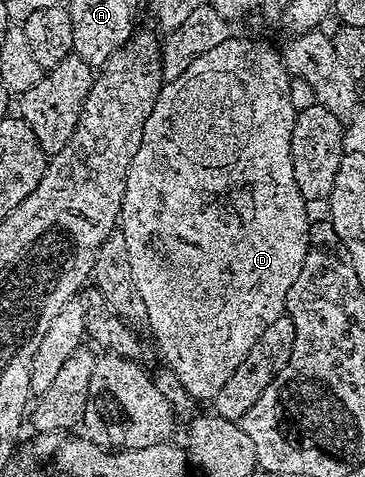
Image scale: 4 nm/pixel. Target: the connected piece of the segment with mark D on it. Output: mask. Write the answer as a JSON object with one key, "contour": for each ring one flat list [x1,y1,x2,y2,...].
{"contour":[[269,44,258,47,258,53,246,53,244,65,230,63,204,63,192,65,180,73,180,77,163,82,162,92,154,100,154,108,144,125,144,137,140,149,136,149,136,157,130,166,128,181,124,189,122,214,120,216,120,233,124,237,124,245,128,245,128,265,132,265,132,281,144,297,144,309,148,309,148,331,154,334,162,355,166,358,169,370,180,377,180,385,192,393,195,400,213,400,220,389,224,389,224,381,236,373,240,361,248,357,248,352,264,329,276,321,276,317,284,314,288,289,300,277,300,269,304,265,306,250,310,244,311,216,306,216,308,204,302,198,296,185,296,177,292,173,292,157,290,156,290,138,296,114,294,99,290,96,292,76,286,64]]}

